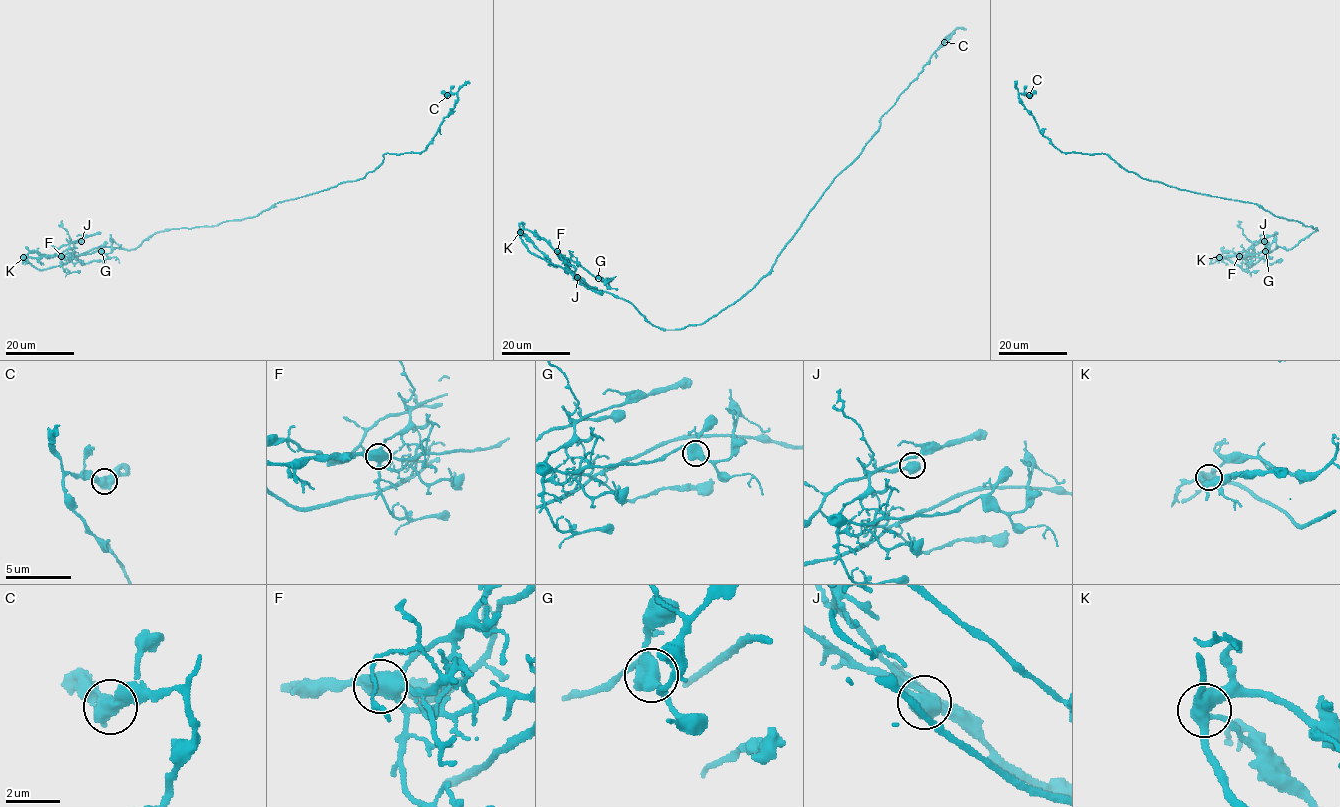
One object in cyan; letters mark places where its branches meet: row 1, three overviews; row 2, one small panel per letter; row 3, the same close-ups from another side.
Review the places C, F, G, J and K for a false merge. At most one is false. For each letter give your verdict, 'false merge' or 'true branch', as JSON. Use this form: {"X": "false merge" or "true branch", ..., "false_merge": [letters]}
{"C": "true branch", "F": "true branch", "G": "true branch", "J": "true branch", "K": "true branch", "false_merge": []}

